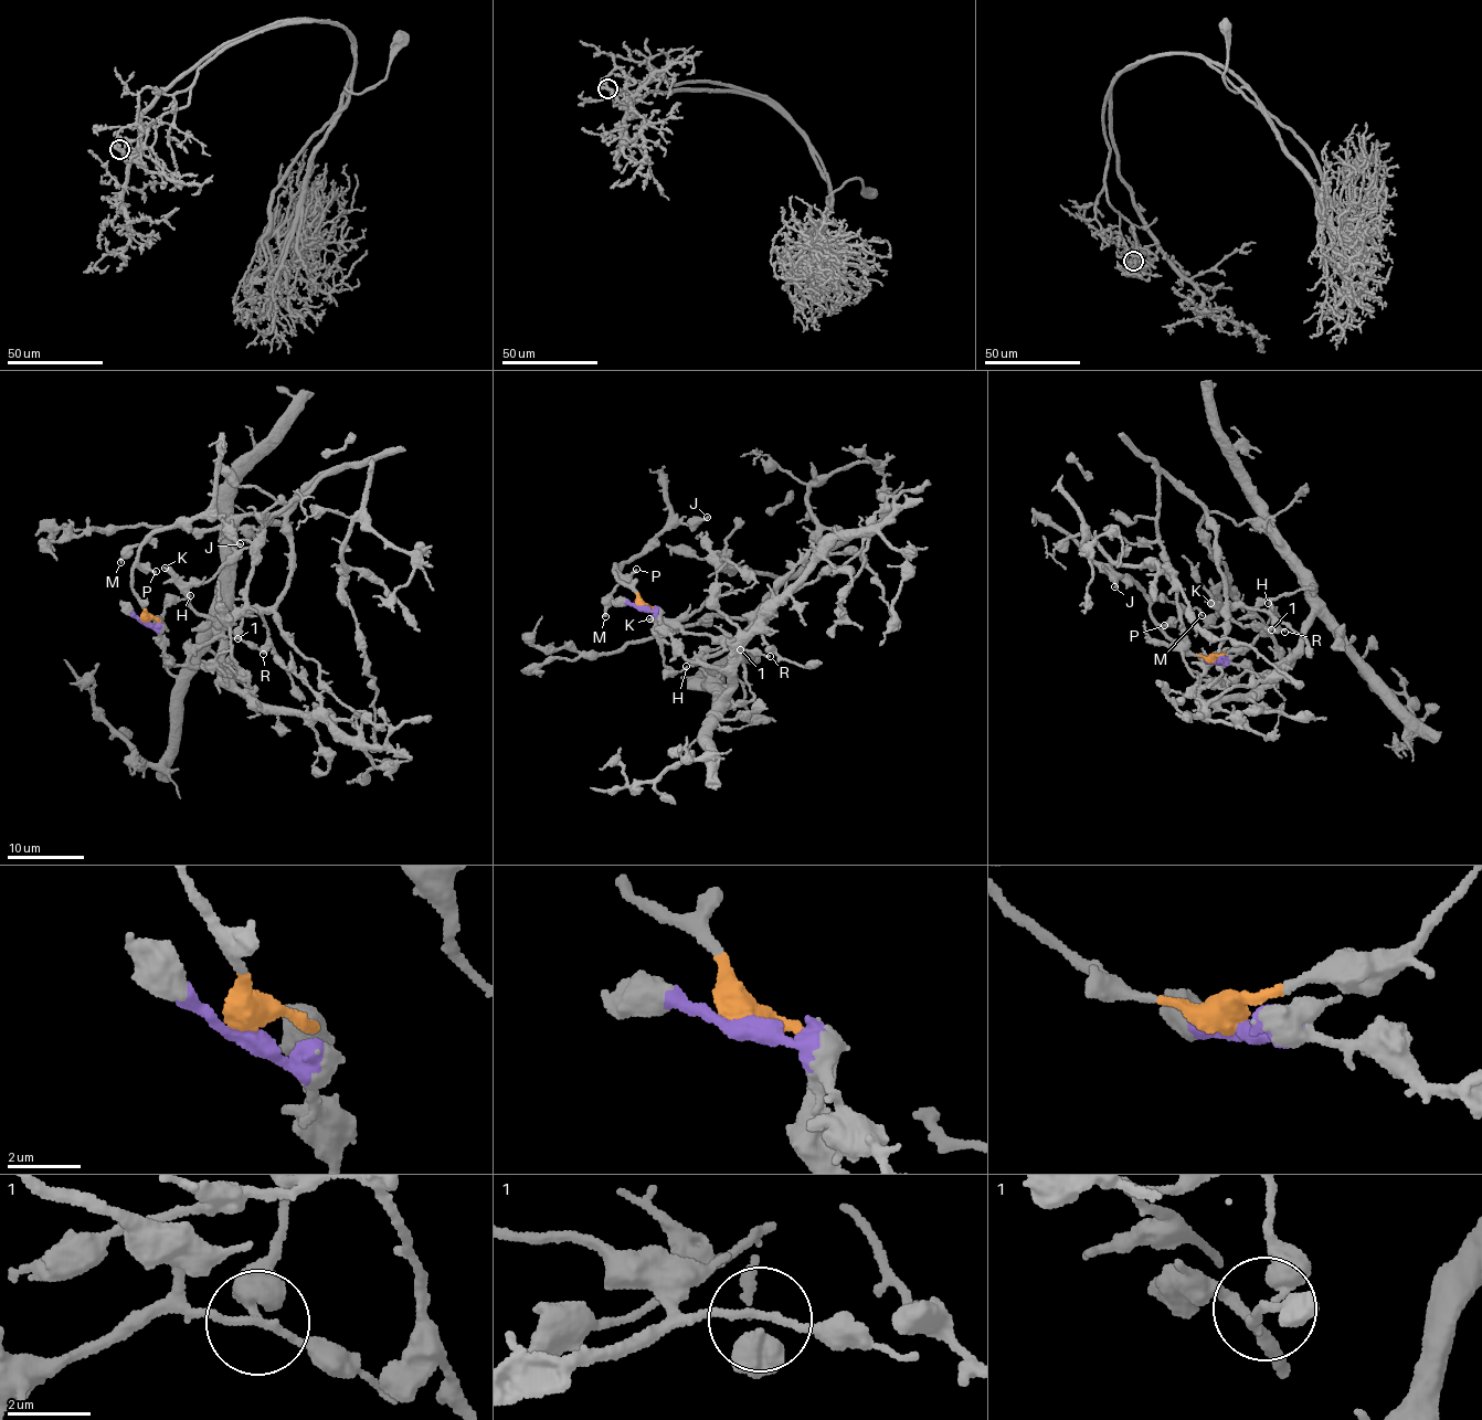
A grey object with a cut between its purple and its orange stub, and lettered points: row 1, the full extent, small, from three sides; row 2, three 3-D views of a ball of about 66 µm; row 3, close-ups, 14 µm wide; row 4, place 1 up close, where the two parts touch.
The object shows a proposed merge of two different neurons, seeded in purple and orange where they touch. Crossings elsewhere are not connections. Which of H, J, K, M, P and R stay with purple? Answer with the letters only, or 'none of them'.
K, R

